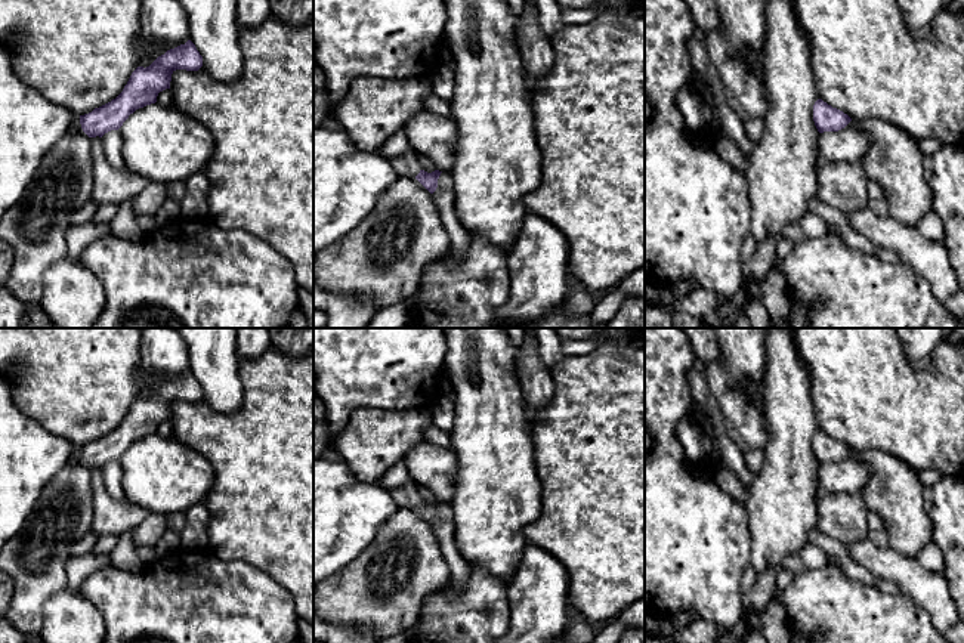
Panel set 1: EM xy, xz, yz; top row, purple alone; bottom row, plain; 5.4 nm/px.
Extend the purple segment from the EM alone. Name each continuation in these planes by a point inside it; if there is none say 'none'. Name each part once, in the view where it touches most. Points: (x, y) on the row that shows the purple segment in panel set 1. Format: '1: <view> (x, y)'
1: xz (405, 164)

